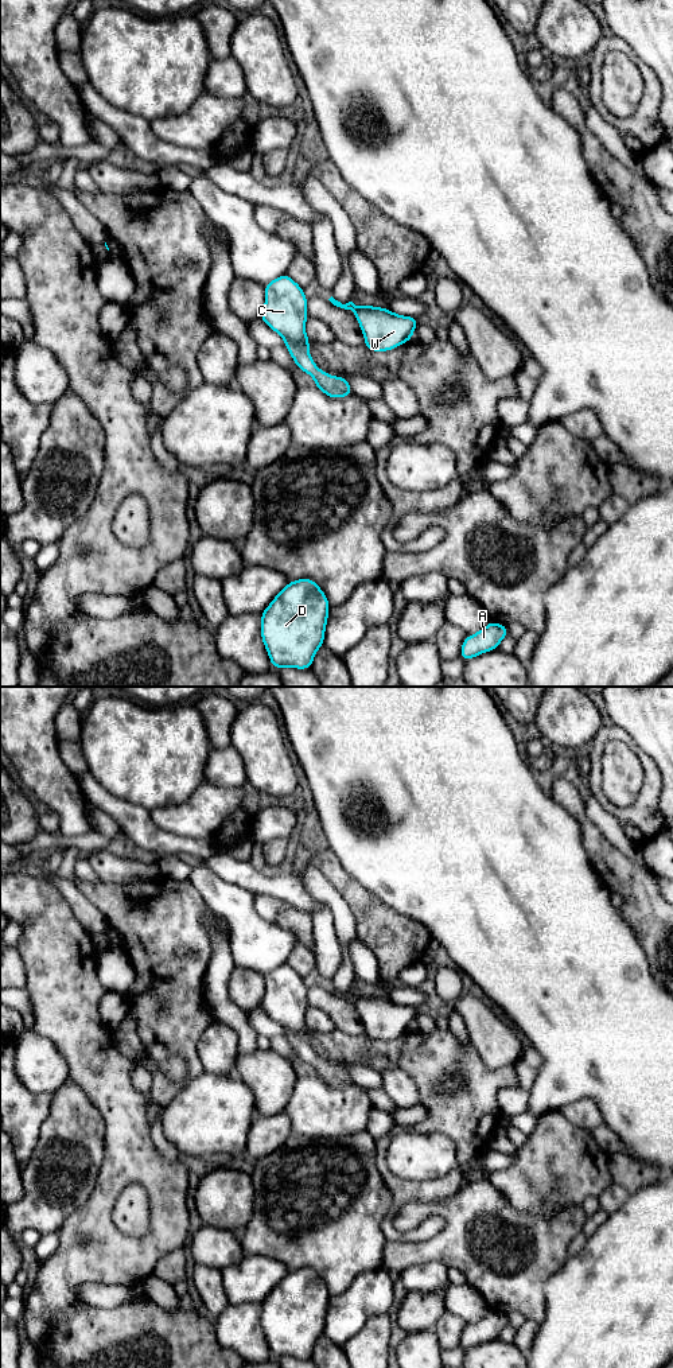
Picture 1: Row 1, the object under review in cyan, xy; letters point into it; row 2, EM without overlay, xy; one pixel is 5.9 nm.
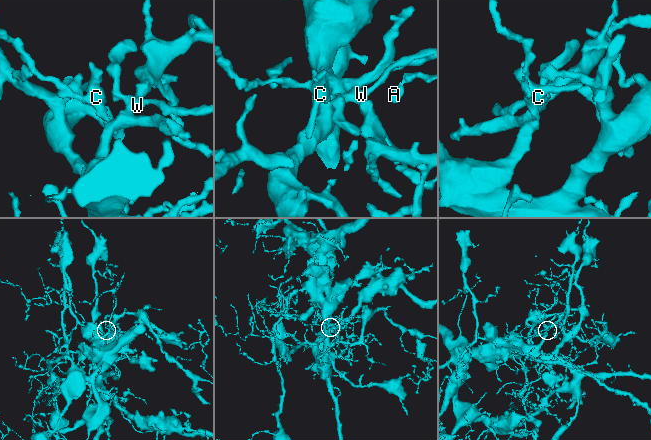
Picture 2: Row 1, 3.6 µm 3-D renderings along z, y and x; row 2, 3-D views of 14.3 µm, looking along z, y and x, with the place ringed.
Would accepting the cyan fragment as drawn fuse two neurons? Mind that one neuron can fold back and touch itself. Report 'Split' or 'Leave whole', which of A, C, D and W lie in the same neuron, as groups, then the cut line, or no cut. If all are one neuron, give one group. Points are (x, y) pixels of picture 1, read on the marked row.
Leave whole. Groups: A C D W. No split

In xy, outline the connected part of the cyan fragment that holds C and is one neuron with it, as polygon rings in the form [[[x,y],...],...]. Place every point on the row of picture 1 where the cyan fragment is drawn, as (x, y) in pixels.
[[[287,273],[264,285],[265,304],[261,320],[276,331],[284,341],[299,370],[308,373],[327,397],[339,399],[353,395],[346,377],[331,376],[319,369],[310,355],[310,339],[306,334],[308,318],[307,303],[303,288]]]

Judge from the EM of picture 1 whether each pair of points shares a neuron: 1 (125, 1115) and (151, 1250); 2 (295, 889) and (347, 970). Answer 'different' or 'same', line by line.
1: same
2: different

